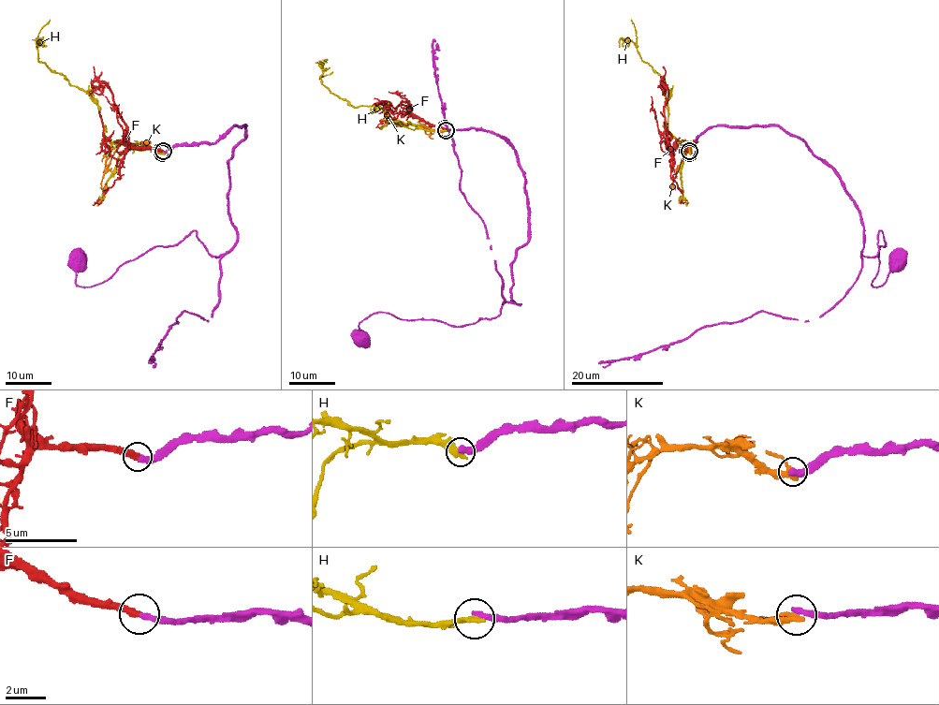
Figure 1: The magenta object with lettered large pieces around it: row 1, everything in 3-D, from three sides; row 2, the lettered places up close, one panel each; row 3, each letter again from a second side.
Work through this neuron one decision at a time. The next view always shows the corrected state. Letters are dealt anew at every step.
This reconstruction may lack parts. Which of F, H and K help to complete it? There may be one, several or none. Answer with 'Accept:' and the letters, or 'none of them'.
Accept: F

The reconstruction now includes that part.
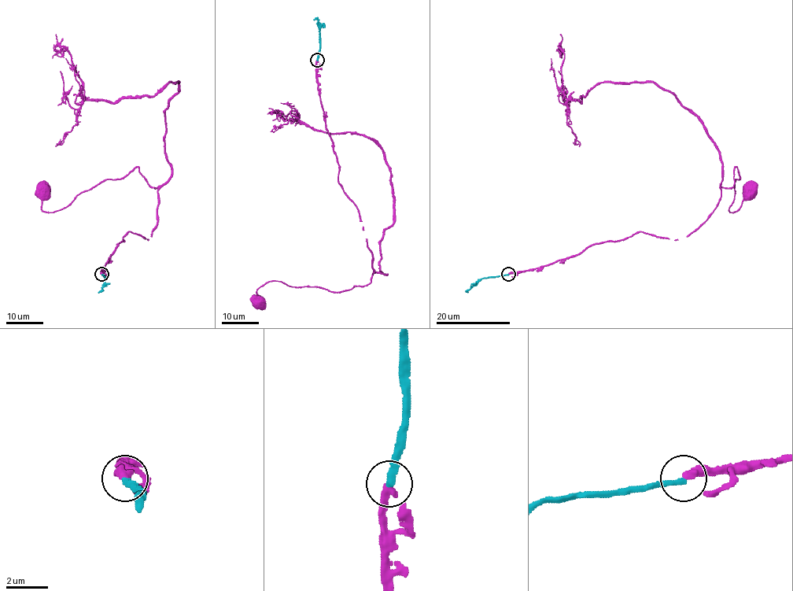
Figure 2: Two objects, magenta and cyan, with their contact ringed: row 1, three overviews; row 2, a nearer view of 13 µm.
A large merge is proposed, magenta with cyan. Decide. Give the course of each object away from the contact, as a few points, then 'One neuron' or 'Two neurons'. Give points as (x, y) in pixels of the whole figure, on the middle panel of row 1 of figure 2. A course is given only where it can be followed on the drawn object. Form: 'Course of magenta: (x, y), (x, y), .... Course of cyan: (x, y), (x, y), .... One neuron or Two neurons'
Course of magenta: (317, 60), (339, 183), (356, 208), (373, 273), (366, 286), (338, 292), (267, 282), (256, 289), (257, 302). Course of cyan: (317, 60), (319, 24), (317, 20), (313, 20). One neuron

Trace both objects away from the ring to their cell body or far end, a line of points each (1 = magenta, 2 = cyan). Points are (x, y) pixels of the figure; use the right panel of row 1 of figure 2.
1: (508, 274), (639, 232), (687, 237), (707, 218), (721, 189), (733, 186), (736, 168), (729, 212), (750, 190)
2: (508, 274), (481, 278), (467, 292)

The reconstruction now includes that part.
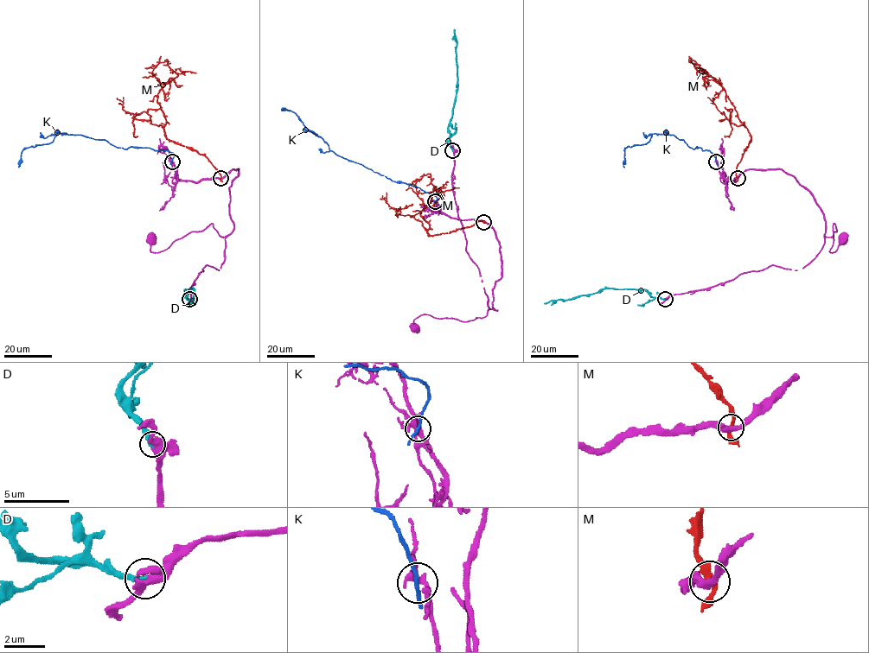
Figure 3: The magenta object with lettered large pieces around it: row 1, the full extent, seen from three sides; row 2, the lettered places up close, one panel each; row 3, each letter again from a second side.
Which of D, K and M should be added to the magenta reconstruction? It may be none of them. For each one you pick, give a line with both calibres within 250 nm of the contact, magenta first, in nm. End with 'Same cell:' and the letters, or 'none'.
D: calibres 340 and 340 nm
Same cell: D

